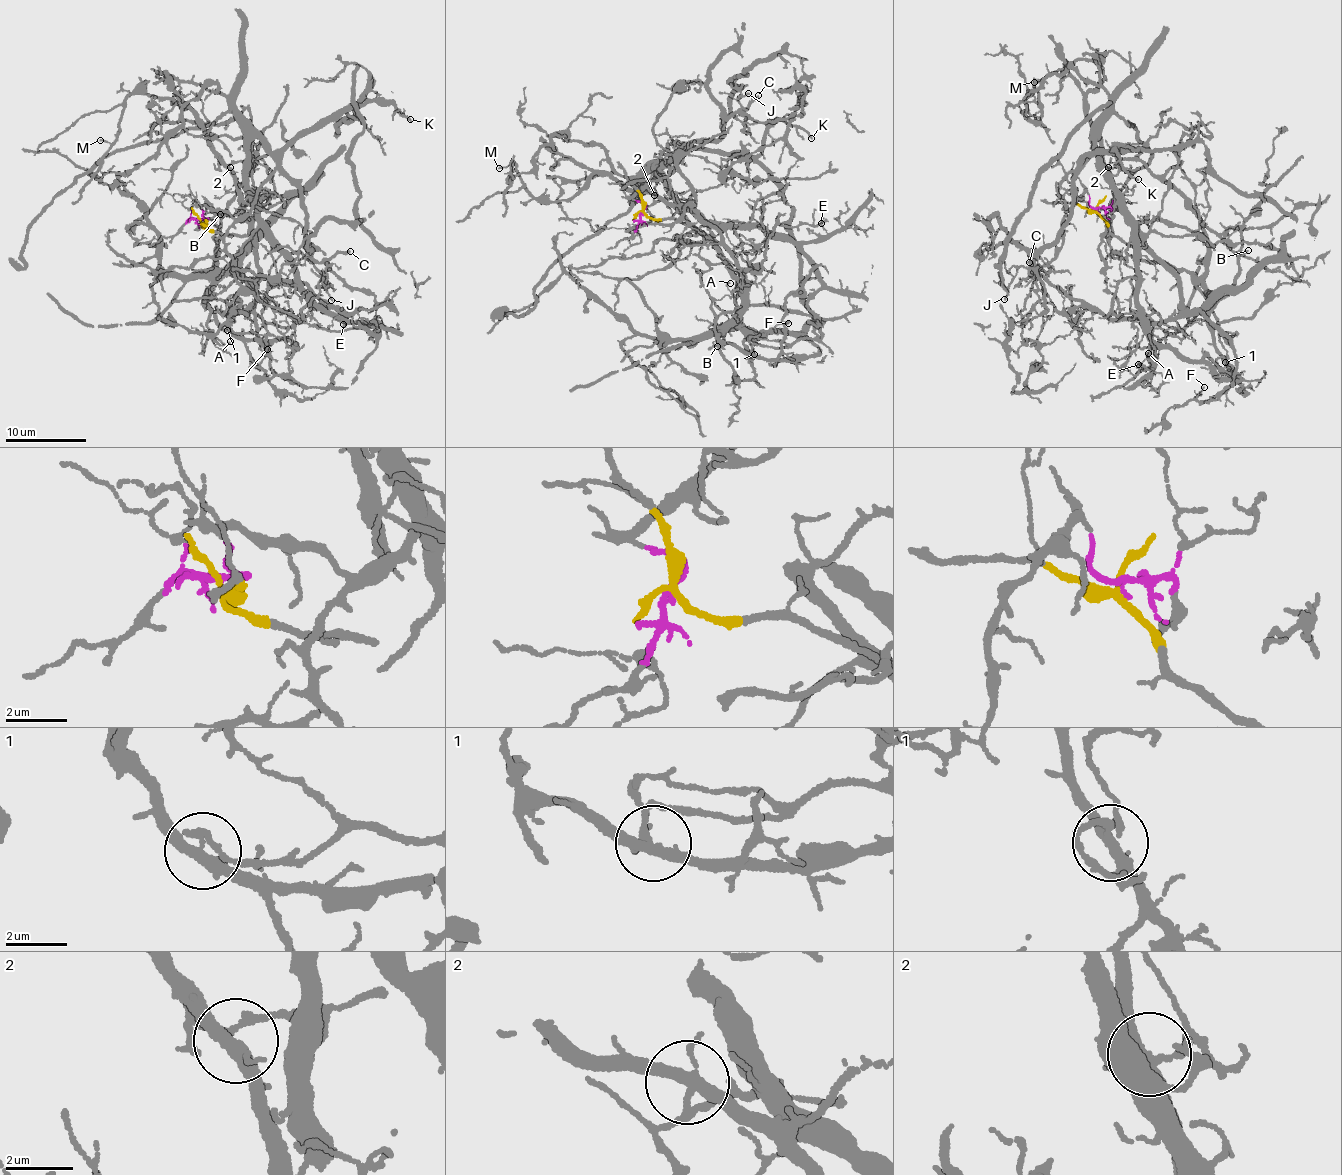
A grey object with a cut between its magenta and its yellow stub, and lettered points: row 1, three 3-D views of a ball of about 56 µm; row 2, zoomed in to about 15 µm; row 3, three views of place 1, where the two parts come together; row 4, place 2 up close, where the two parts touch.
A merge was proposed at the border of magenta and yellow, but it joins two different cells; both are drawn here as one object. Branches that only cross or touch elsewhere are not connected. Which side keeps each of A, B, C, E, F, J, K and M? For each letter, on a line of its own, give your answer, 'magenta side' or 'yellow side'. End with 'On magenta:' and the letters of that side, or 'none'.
A: yellow side
B: yellow side
C: magenta side
E: magenta side
F: yellow side
J: magenta side
K: magenta side
M: yellow side
On magenta: C, E, J, K

